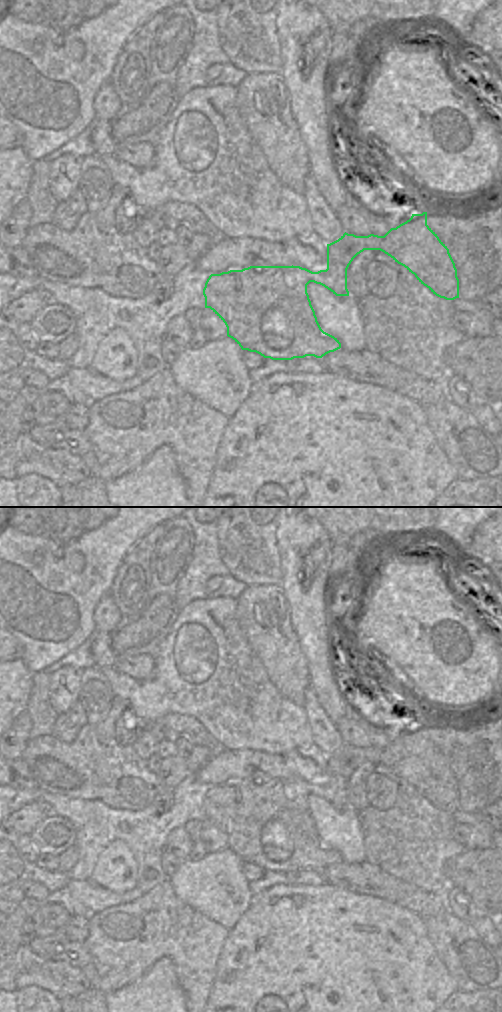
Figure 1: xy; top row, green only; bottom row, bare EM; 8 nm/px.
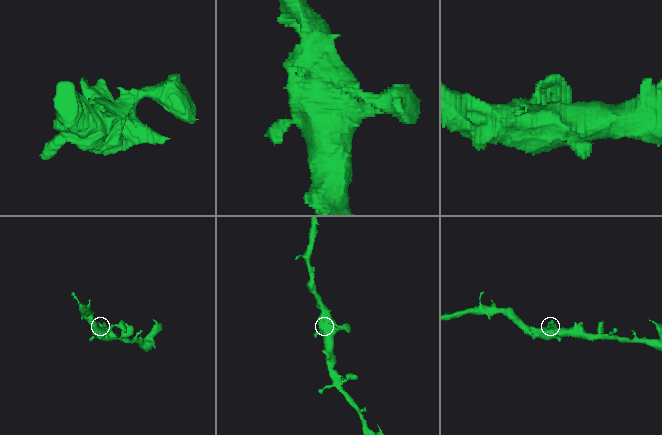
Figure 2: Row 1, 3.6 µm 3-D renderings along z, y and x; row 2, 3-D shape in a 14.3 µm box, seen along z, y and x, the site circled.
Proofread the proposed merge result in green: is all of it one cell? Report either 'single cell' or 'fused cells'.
single cell

